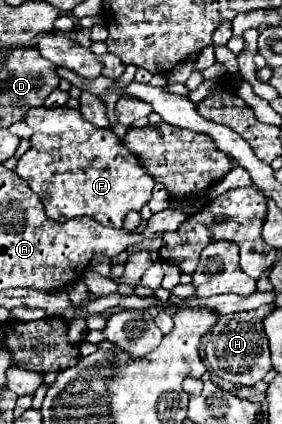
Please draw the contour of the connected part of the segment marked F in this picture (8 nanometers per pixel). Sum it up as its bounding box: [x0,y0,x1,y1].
[17,108,155,226]

